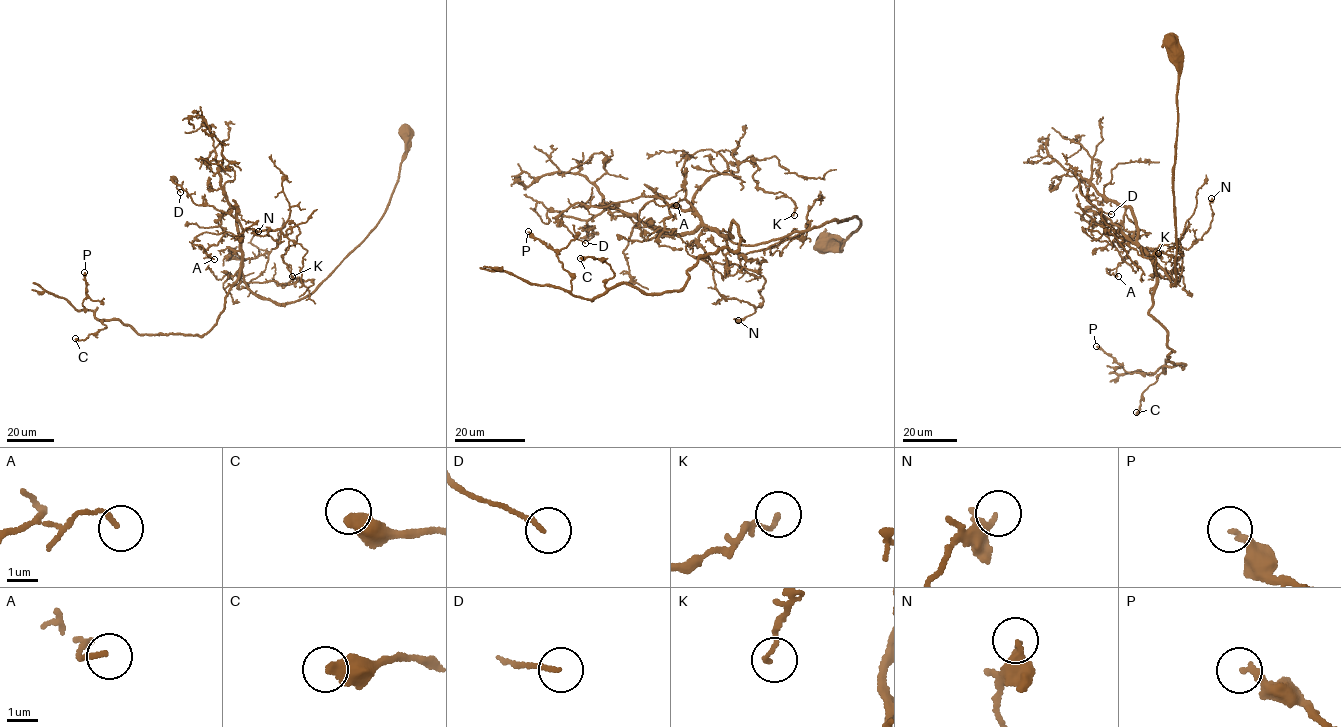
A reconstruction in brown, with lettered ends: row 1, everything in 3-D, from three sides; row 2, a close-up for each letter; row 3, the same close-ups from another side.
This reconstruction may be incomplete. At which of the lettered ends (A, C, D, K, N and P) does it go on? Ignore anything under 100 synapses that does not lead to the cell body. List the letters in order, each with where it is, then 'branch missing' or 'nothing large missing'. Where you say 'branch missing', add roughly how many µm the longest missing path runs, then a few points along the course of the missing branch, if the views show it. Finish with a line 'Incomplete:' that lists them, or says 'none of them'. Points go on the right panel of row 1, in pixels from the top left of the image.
A: at (1118, 276); nothing large missing
C: at (1136, 412); nothing large missing
D: at (1111, 214); nothing large missing
K: at (1158, 253); nothing large missing
N: at (1211, 198); nothing large missing
P: at (1096, 346); nothing large missing
Incomplete: none of them

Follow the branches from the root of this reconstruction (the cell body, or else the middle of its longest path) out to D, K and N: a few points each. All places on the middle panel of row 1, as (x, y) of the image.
D: (825, 244), (845, 240), (861, 220), (739, 245), (689, 210), (643, 195), (560, 214), (585, 243)
K: (825, 244), (861, 220), (739, 245), (704, 223), (693, 195), (750, 156), (757, 187), (786, 195), (794, 215)
N: (825, 244), (845, 240), (861, 220), (747, 246), (701, 231), (715, 288), (755, 307), (738, 320)

